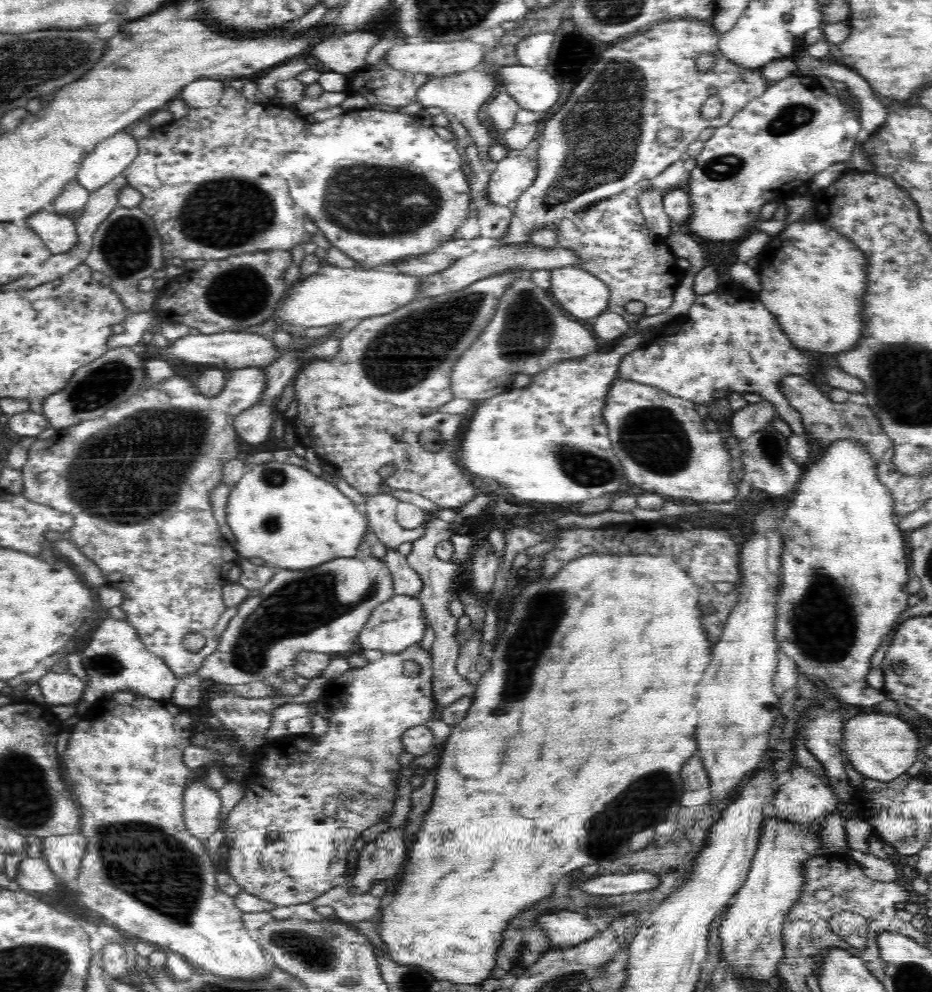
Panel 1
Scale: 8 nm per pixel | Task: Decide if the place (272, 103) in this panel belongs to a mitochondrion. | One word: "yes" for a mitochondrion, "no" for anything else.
no

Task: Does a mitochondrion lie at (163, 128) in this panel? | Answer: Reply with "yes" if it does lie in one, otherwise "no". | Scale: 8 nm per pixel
no

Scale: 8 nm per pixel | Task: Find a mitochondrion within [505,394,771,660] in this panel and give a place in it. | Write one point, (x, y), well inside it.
(653, 436)

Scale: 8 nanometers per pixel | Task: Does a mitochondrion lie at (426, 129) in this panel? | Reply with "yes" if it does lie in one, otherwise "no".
no

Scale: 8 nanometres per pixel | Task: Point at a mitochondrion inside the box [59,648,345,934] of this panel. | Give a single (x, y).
(168, 881)

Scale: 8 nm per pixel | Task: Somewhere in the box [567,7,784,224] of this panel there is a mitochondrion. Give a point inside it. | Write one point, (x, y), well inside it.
(724, 166)

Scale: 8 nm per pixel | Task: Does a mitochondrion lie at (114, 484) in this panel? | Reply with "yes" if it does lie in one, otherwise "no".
yes

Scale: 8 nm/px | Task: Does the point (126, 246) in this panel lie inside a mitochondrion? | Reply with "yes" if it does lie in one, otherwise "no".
yes

